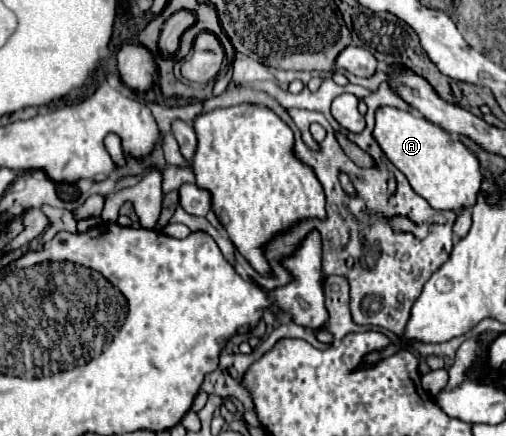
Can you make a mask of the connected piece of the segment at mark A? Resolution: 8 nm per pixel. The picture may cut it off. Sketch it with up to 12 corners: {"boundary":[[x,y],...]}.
{"boundary":[[378,107],[372,137],[434,209],[474,205],[476,155],[432,121]]}

